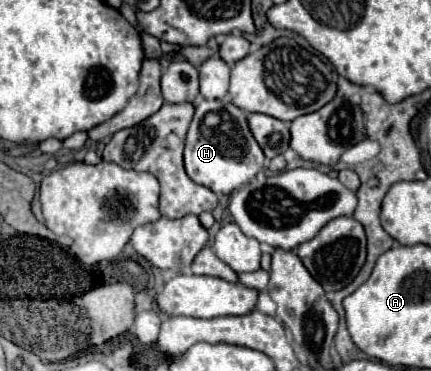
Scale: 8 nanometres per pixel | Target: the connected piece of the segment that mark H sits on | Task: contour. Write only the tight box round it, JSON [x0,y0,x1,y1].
[185,100,265,194]

